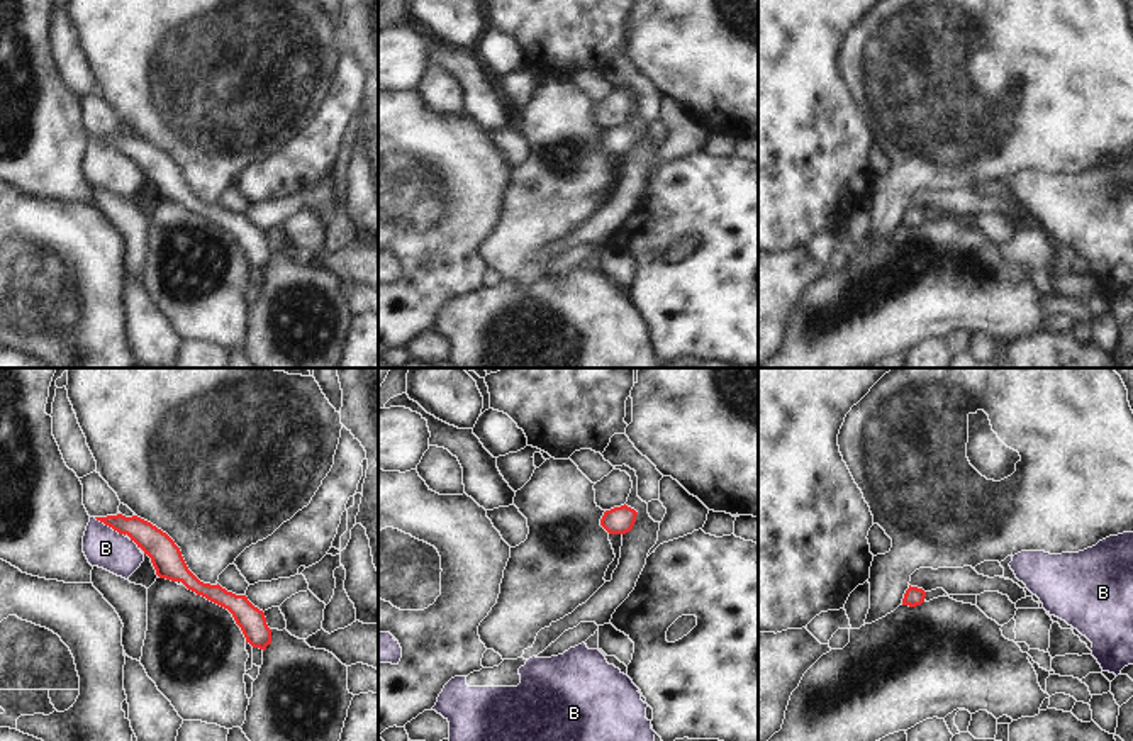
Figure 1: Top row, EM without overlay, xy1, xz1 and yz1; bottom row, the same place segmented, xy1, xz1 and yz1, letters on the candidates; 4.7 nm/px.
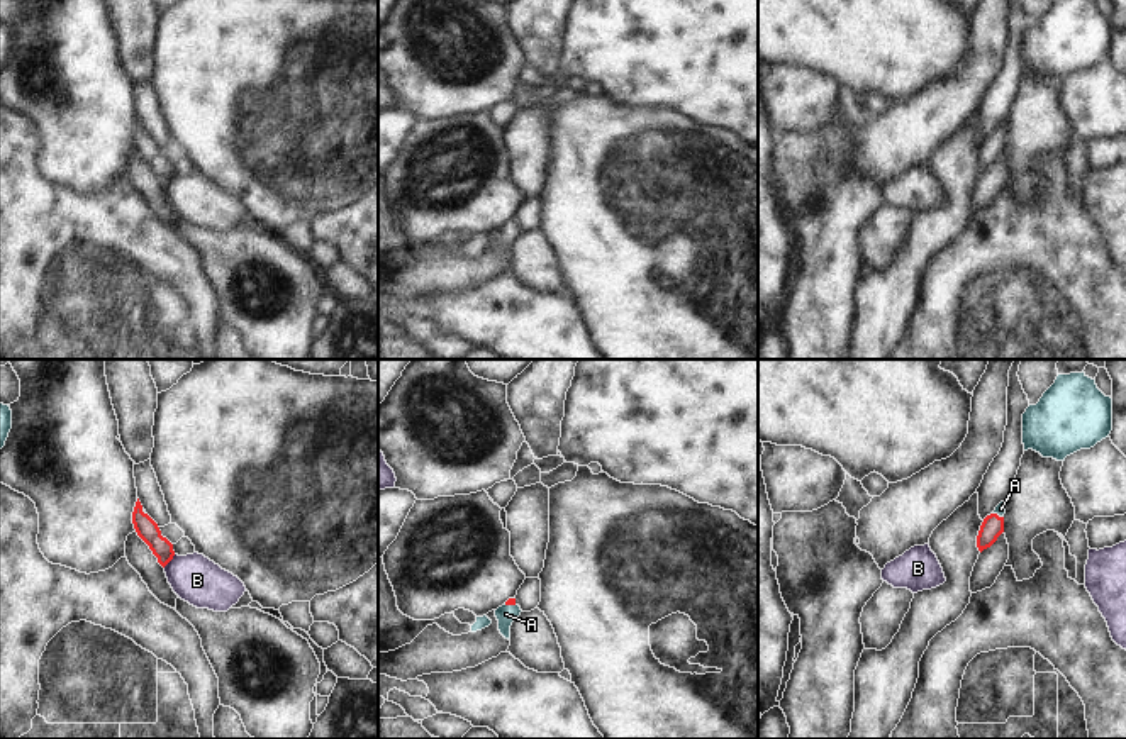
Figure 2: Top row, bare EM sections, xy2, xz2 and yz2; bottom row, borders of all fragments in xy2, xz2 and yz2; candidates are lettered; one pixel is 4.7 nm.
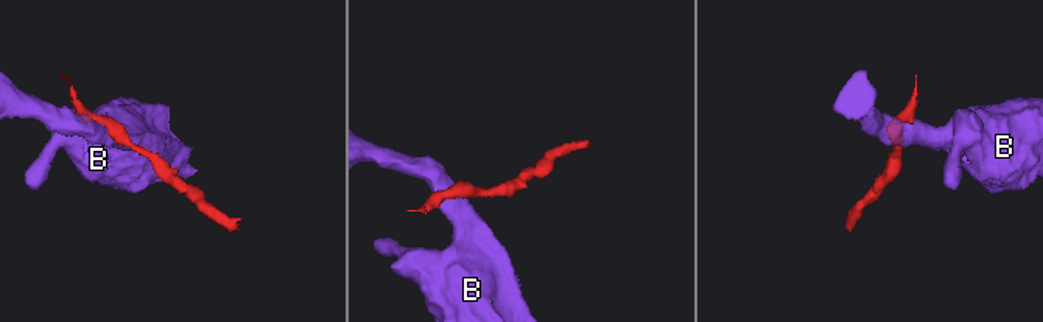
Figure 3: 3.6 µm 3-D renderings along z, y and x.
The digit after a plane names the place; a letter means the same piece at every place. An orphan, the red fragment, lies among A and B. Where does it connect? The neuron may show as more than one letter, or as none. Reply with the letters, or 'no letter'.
A

